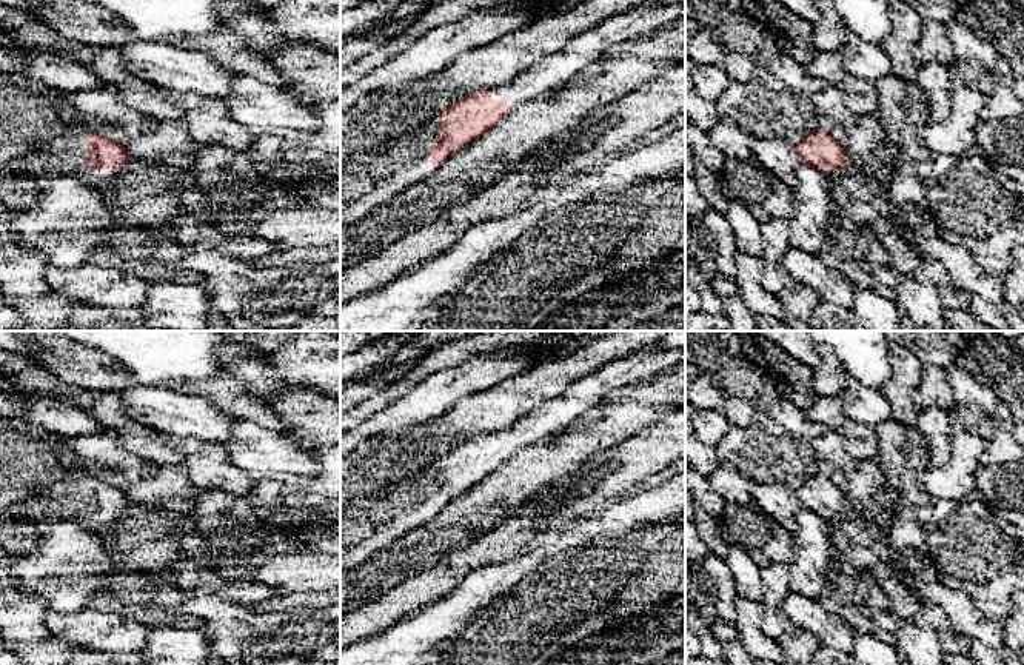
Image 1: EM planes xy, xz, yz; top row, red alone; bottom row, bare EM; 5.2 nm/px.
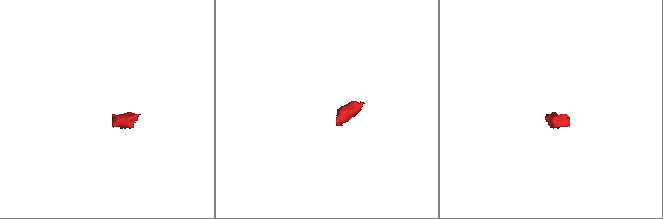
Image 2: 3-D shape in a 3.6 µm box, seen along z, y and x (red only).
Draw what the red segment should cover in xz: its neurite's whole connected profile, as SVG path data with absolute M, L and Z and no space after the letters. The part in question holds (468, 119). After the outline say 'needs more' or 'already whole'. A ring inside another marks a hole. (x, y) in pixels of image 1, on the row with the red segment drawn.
M656 0L642 2L607 17L500 86L433 108L399 140L387 140L363 155L340 159L340 228L362 220L373 208L431 177L451 155L484 137L522 103L561 88L614 46L685 15L685 5L650 9L653 3Z; needs more

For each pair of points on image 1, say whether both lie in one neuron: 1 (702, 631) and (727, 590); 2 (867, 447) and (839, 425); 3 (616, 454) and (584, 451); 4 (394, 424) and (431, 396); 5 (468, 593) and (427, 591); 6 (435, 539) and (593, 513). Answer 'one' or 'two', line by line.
1: one
2: one
3: two
4: one
5: two
6: two

